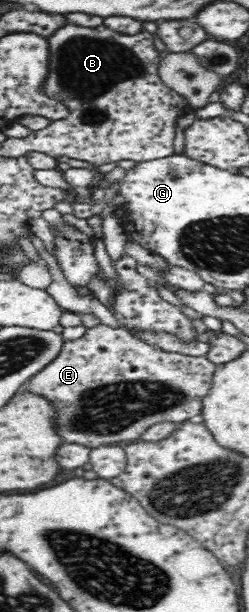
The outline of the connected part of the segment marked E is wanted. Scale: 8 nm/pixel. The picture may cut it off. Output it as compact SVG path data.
M100 323L98 326L87 328L86 333L81 338L73 341L65 341L59 355L50 364L47 364L38 374L30 377L28 382L22 387L28 393L34 393L38 397L44 397L52 407L54 407L54 429L58 433L58 439L64 443L80 444L88 449L94 449L104 445L115 445L117 442L135 443L140 440L142 433L157 422L185 422L188 420L199 420L200 410L202 410L202 398L211 389L213 374L216 365L203 356L188 356L177 352L166 352L157 347L148 345L144 341L135 338L130 331L121 327L112 328Z

